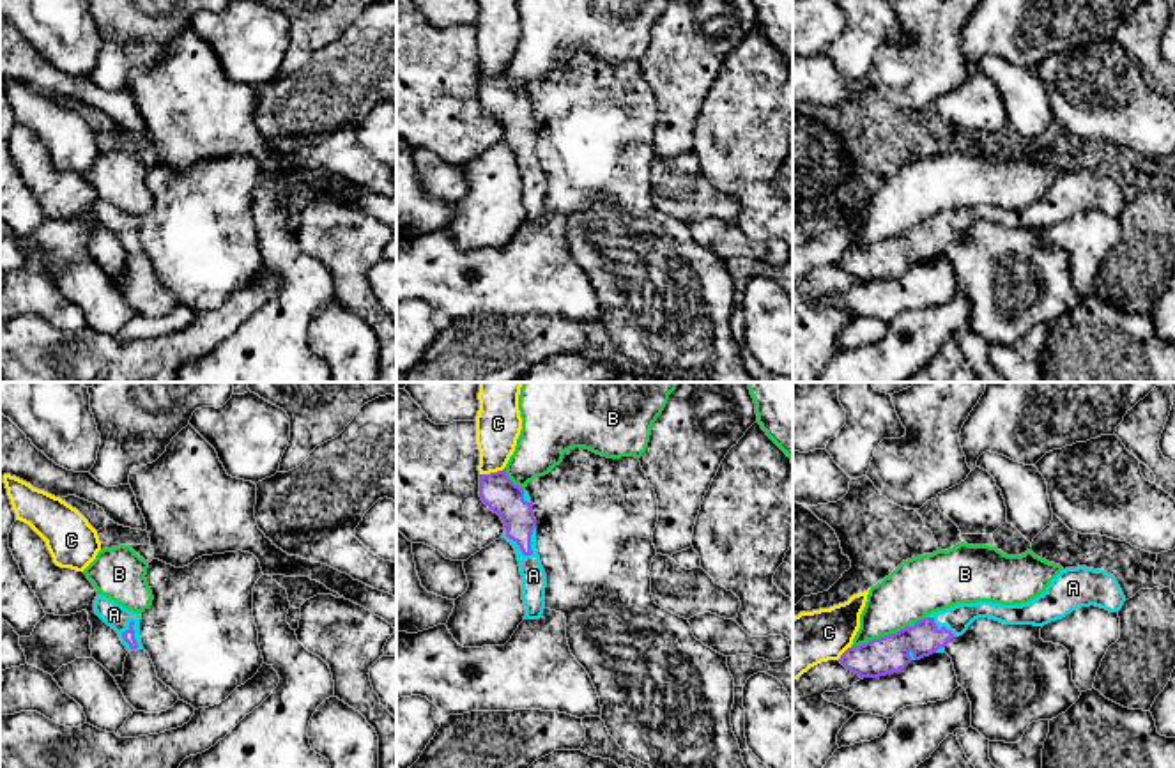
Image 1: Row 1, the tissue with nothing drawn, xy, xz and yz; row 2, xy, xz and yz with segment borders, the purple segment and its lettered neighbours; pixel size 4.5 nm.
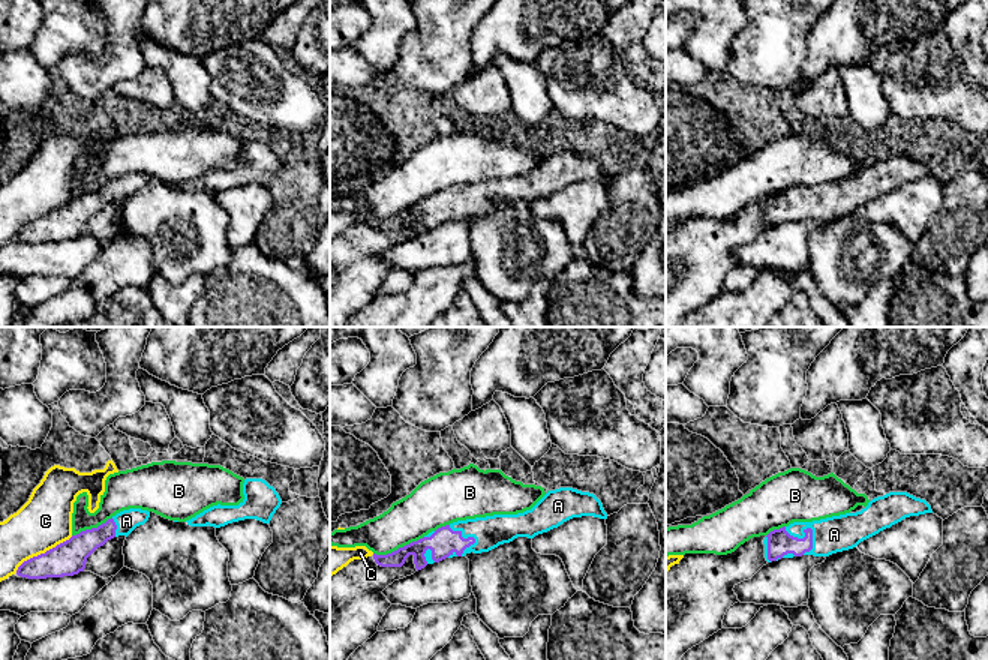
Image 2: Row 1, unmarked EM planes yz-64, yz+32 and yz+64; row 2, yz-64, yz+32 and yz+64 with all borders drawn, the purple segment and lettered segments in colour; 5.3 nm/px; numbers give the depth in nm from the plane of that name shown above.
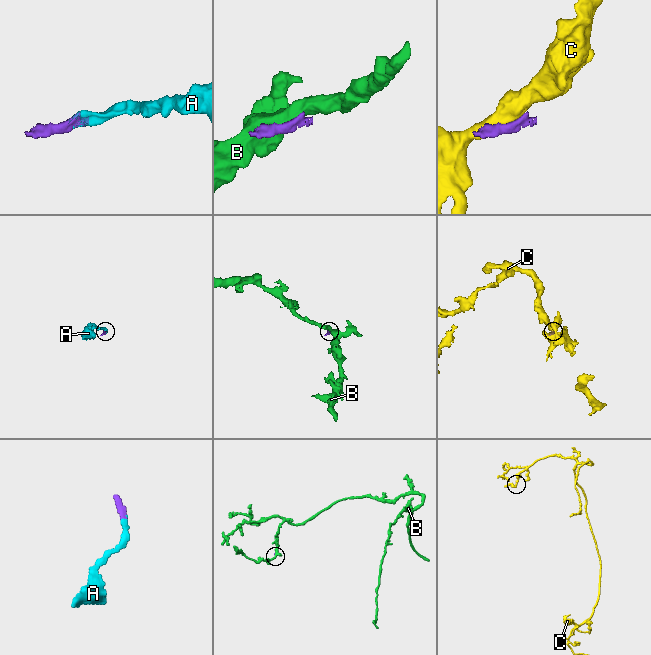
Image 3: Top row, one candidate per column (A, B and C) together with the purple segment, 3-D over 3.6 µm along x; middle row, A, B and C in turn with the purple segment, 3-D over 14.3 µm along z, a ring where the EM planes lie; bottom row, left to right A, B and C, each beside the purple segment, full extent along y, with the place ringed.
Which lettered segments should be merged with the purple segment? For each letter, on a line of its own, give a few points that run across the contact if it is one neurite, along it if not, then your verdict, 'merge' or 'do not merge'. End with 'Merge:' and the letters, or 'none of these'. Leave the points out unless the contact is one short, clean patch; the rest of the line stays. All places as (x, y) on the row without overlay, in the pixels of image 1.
A: xy (128, 239), (133, 239), (114, 218) | merge
B: yz (908, 229), (852, 250) | do not merge
C: do not merge
Merge: A

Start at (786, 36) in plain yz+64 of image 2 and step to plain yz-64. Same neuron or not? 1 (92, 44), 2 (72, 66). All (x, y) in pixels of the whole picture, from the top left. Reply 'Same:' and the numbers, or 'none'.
Same: 2

